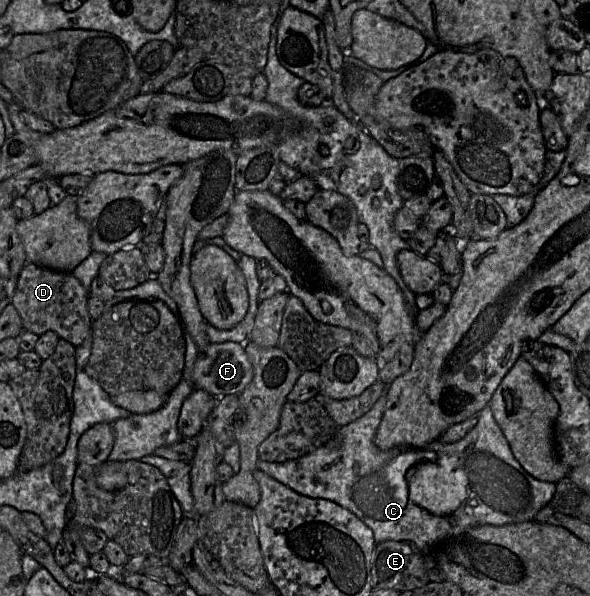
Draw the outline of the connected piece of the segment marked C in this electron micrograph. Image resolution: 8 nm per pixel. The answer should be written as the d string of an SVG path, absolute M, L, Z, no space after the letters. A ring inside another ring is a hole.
M387 387L366 414L346 426L338 427L324 446L298 459L281 463L258 459L256 468L302 496L330 500L349 510L373 531L376 545L387 540L410 541L424 555L430 556L440 544L468 529L534 521L538 511L553 498L556 484L537 480L523 469L515 459L489 405L480 411L475 427L458 442L445 444L436 440L425 449L379 449L374 438L385 410ZM421 459L431 461L431 471L407 466ZM410 468L415 478L413 491L409 491L406 481L406 473Z

